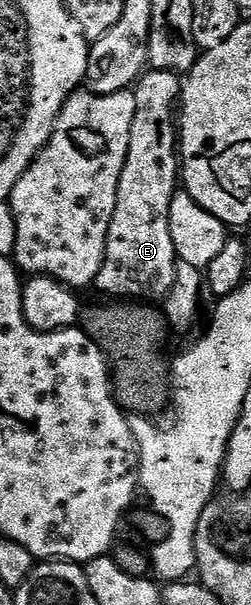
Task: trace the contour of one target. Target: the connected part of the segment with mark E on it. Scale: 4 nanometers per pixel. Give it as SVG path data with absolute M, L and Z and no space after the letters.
M148 69L135 84L136 108L134 121L130 125L130 149L118 181L118 201L110 221L106 257L94 284L95 290L104 294L101 296L116 301L164 301L174 289L178 258L173 238L170 237L170 203L178 190L178 176L182 171L178 158L178 104L181 90L181 76L174 71Z

